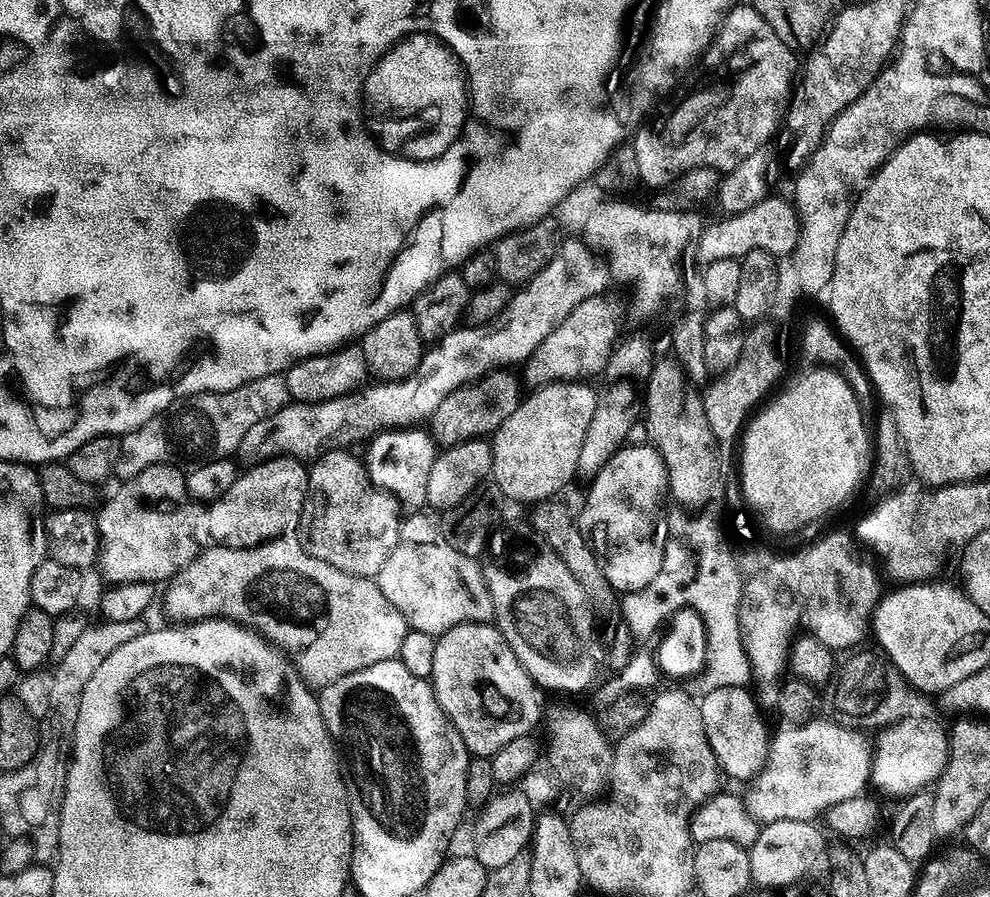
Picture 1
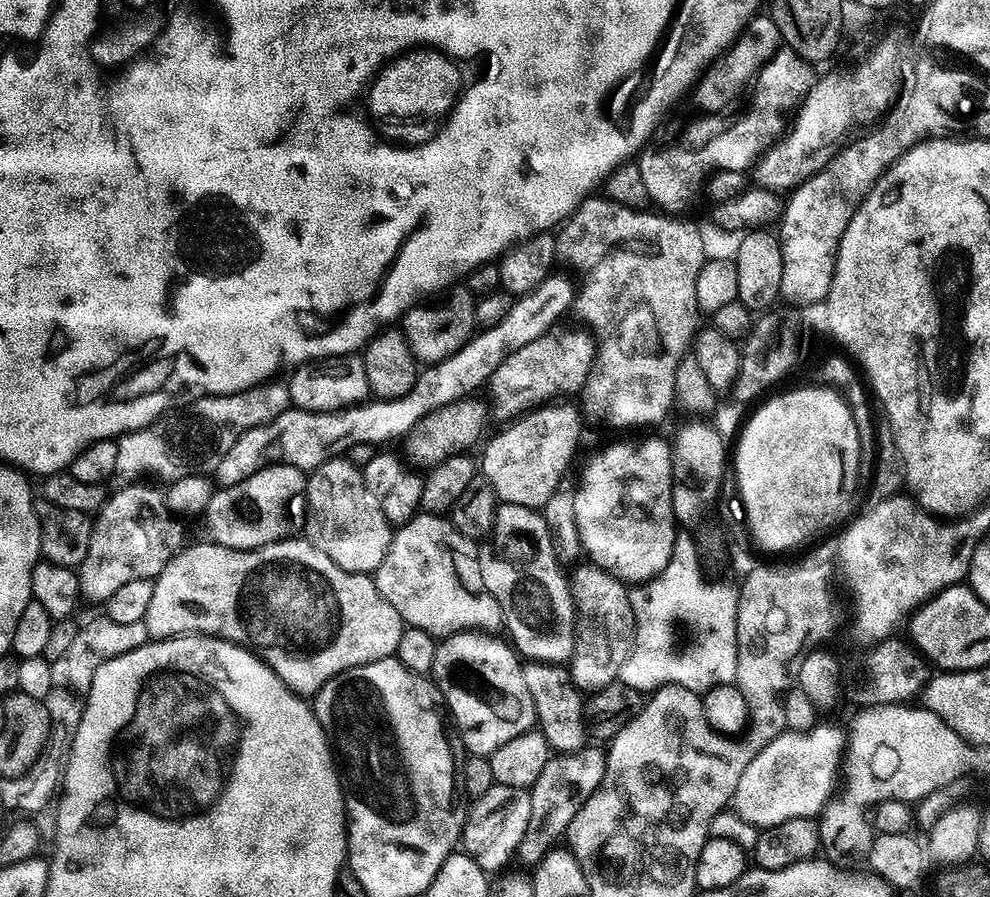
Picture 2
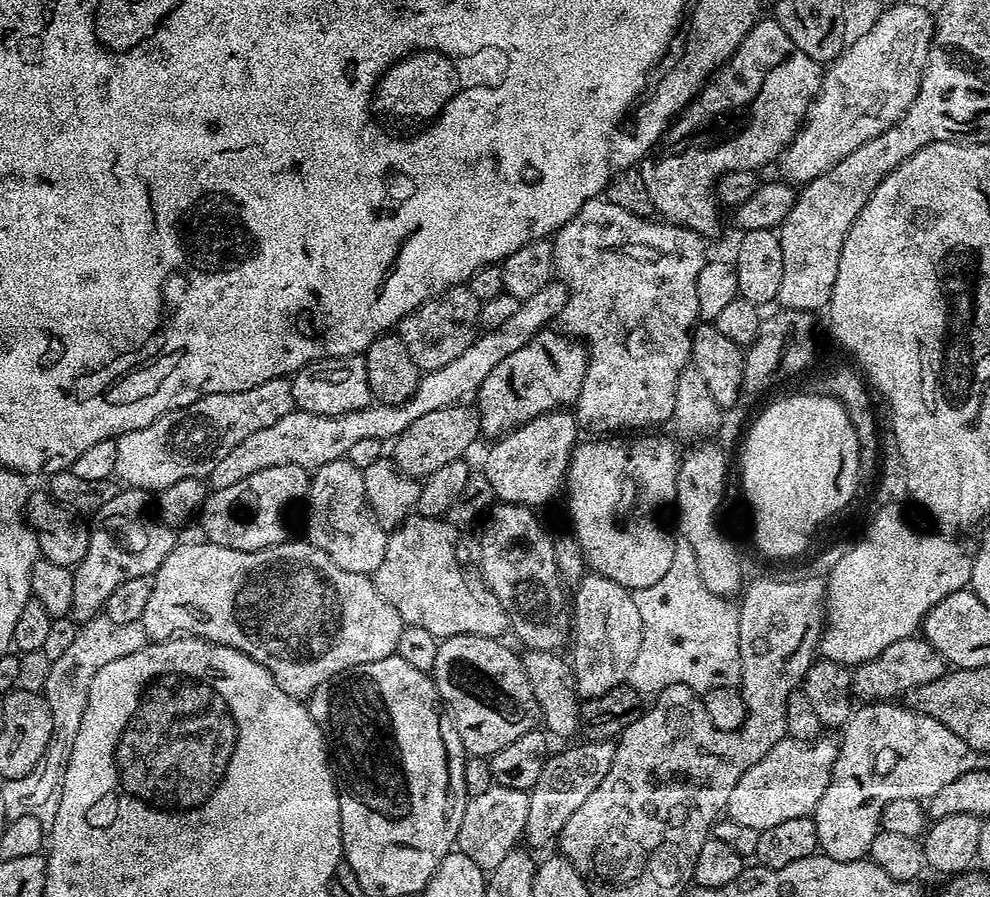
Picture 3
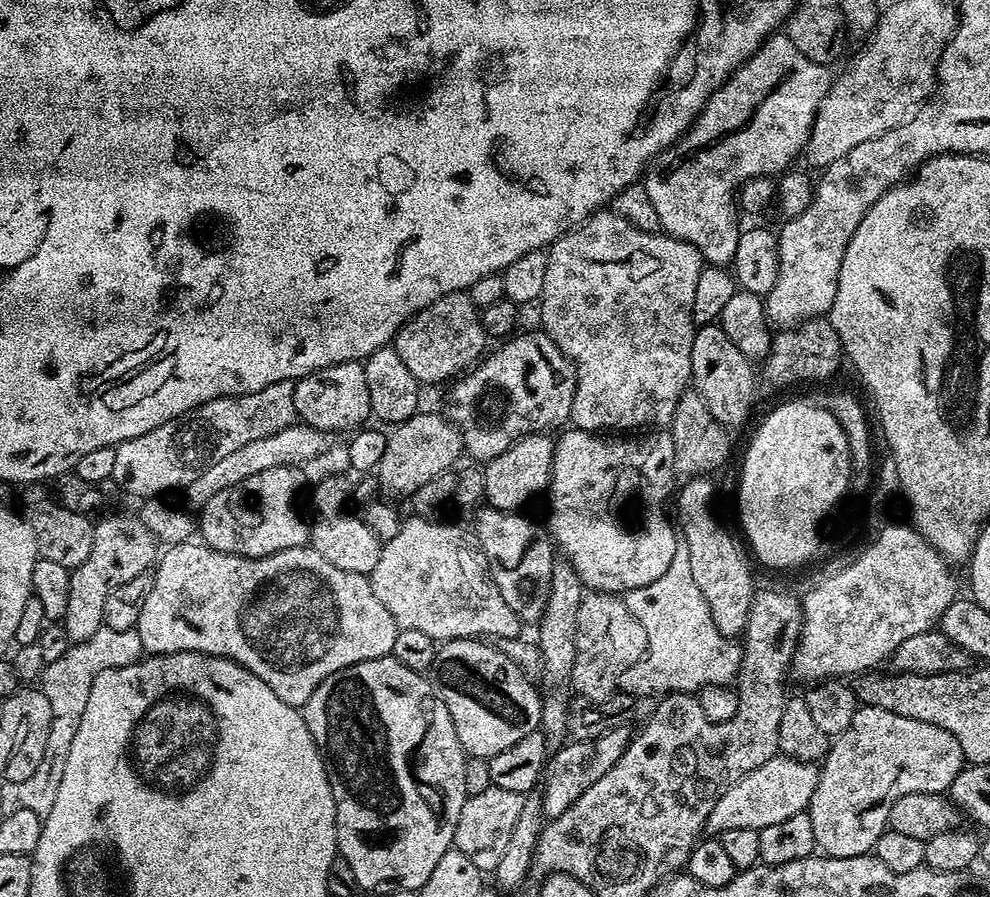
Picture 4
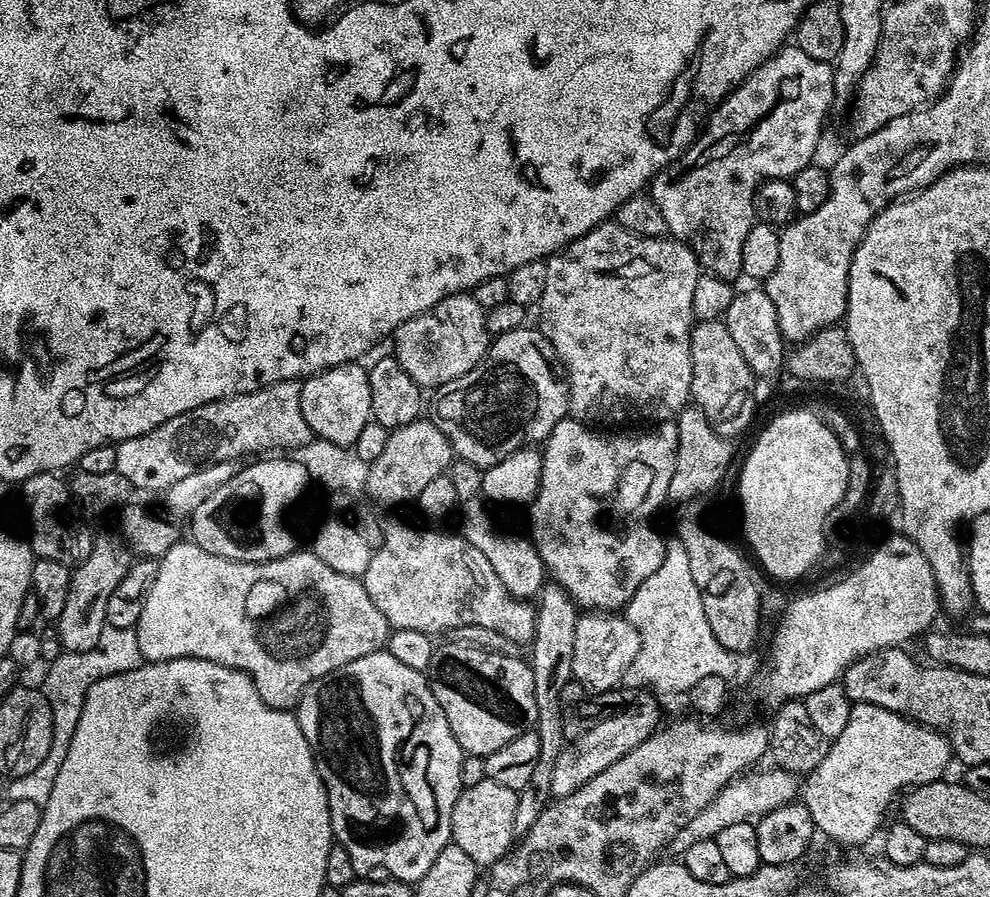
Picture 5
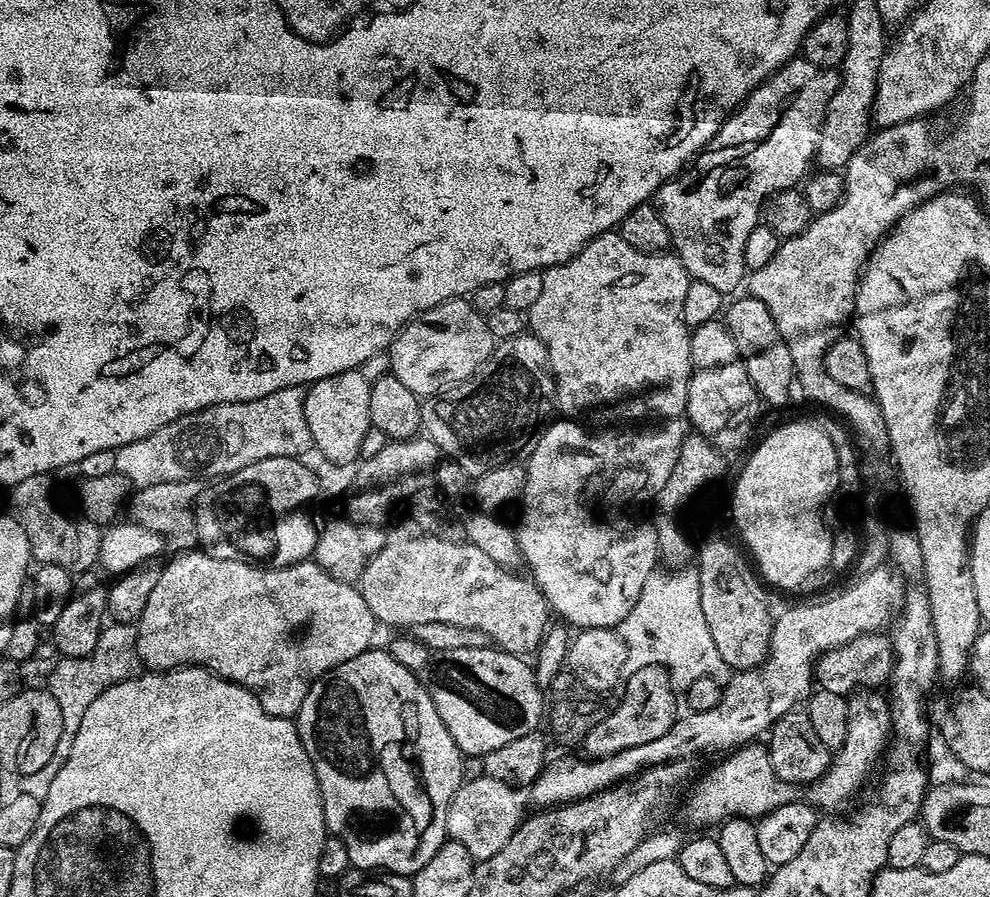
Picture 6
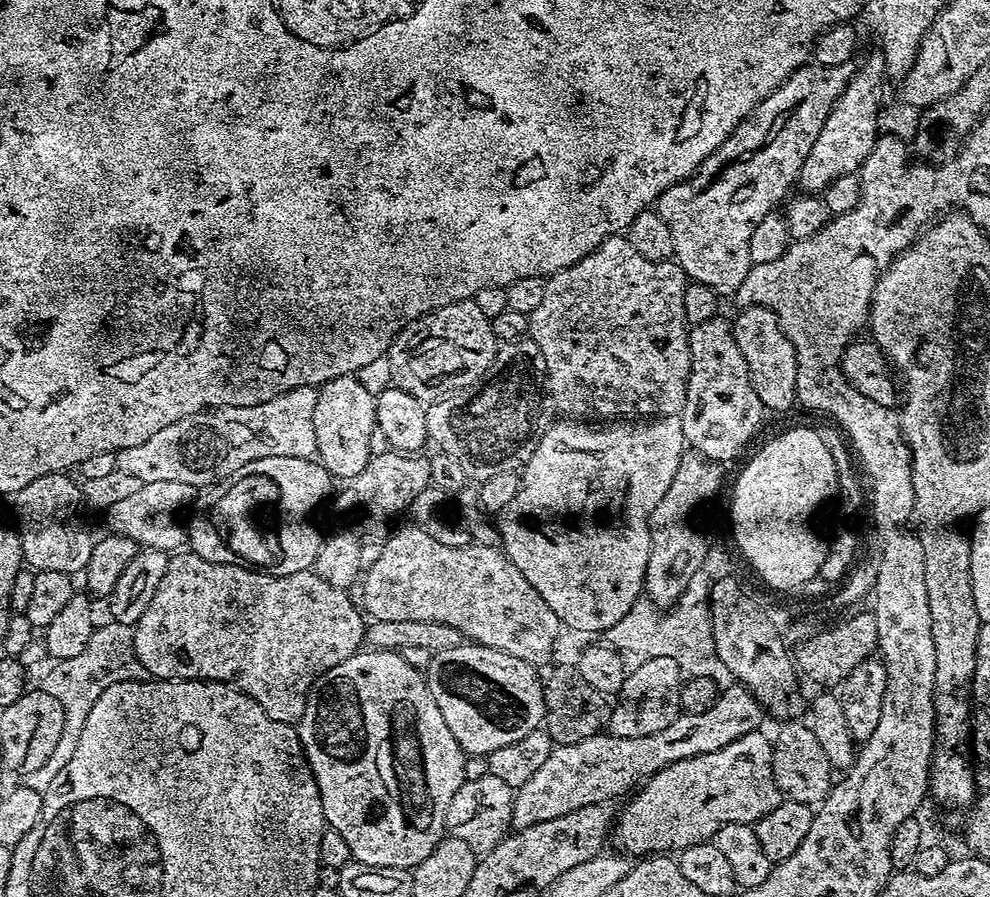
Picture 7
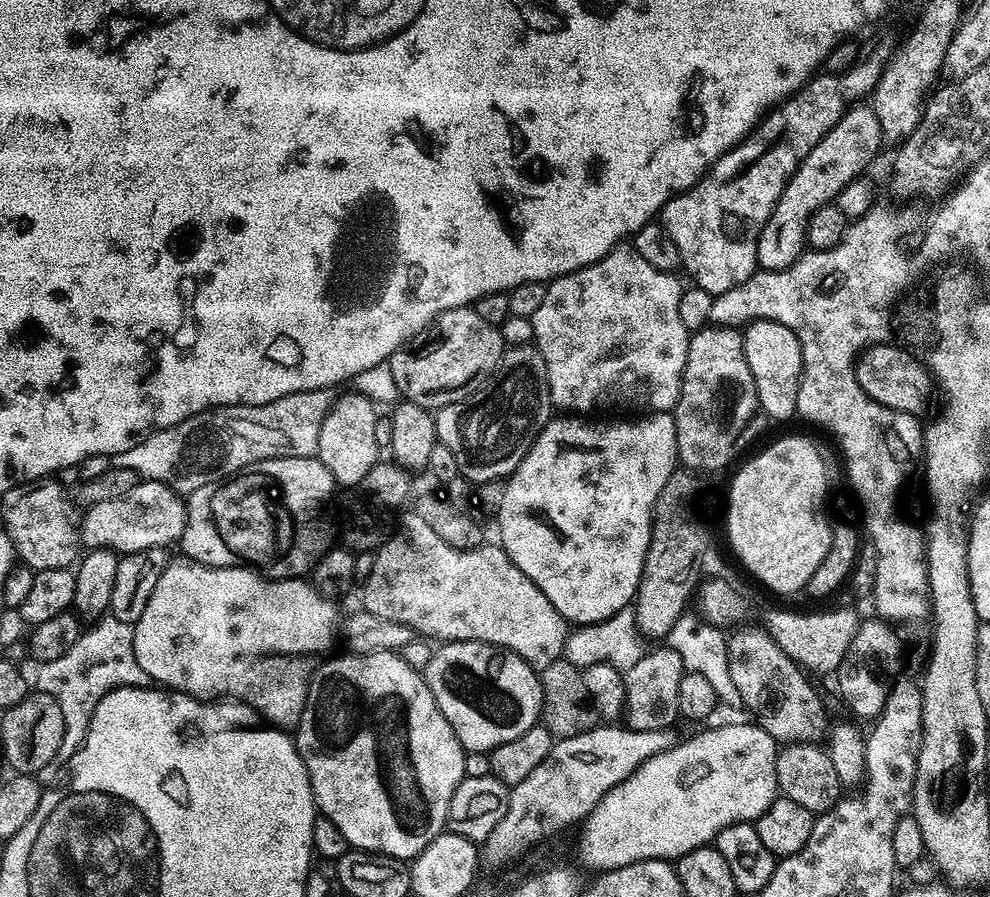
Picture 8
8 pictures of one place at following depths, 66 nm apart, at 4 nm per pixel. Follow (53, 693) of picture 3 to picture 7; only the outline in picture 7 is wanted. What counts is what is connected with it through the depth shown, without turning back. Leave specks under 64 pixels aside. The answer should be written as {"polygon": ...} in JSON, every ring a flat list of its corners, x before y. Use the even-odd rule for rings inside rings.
{"polygon":[[101,623,92,633,90,642,86,642,86,650,82,650,82,654,55,661,51,665,53,668,45,674,42,691,58,698,58,702,62,702,62,714,66,714,66,722,62,730,62,738,58,746,54,746,54,754,46,758,46,766,38,766,38,770,23,777,23,787,43,794,53,780,67,769,70,758,74,754,74,746,78,746,82,726,90,714,90,706,94,706,94,702,102,698,102,690,118,682,145,679,144,667,142,662,138,662,138,654,134,650,132,628,127,624,107,623]]}

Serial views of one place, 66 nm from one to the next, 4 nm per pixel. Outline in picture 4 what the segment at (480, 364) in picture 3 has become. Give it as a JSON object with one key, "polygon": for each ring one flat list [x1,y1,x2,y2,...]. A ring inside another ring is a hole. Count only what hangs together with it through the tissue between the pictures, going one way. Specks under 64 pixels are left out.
{"polygon":[[297,422,270,434,268,438,258,438,254,442,246,442,239,450,226,454,226,458,214,462,214,466,206,466,206,470,194,482,190,482,186,489,188,500,195,506,202,506,214,498,214,494,222,494,222,490,230,490,230,486,238,486,238,482,246,482,246,478,253,474,260,474,262,470,270,470,278,466,304,466,307,460,320,456,328,448,329,437,319,432,314,426]]}

